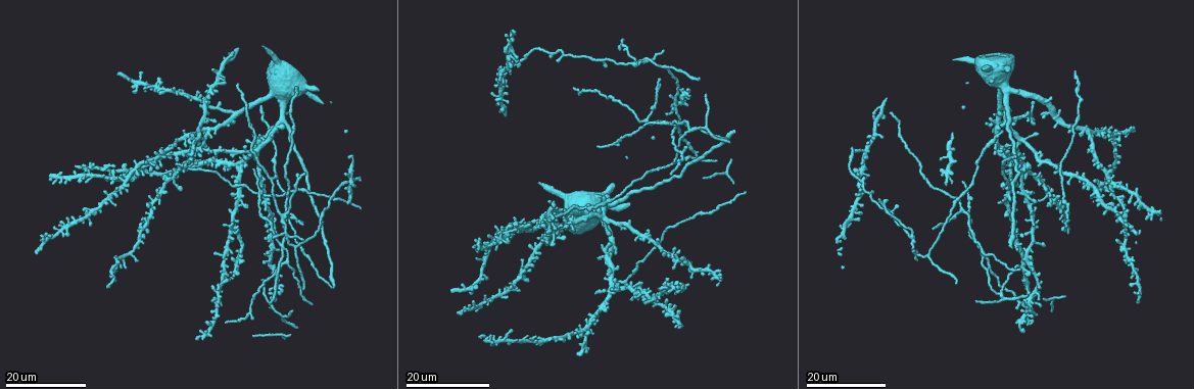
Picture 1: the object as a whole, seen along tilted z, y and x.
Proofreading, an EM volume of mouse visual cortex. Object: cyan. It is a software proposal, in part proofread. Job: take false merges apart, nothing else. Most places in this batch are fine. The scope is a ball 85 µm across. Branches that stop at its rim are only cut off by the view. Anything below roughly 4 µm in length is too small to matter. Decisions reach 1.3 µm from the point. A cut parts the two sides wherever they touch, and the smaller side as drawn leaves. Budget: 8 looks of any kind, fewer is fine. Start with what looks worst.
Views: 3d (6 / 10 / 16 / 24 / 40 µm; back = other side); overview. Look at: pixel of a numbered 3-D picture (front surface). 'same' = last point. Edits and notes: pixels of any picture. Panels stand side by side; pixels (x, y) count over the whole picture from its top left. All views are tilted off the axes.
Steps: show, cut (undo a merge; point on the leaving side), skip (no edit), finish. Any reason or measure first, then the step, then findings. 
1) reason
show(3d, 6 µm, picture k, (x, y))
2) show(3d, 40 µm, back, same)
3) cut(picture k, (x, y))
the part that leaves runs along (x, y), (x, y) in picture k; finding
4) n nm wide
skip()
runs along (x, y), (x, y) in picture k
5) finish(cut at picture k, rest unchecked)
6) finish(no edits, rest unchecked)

four arms meet
show(3d, 16 µm, picture 1, (665, 122))

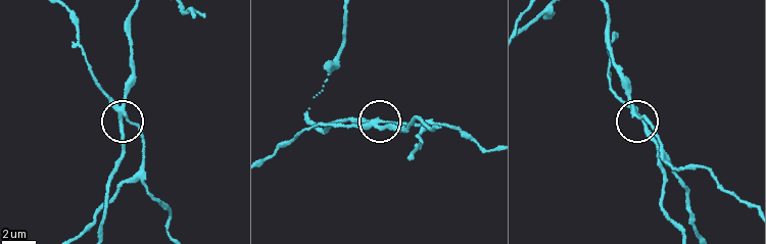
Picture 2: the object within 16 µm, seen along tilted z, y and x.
show(3d, 6 µm, picture 2, (376, 125))

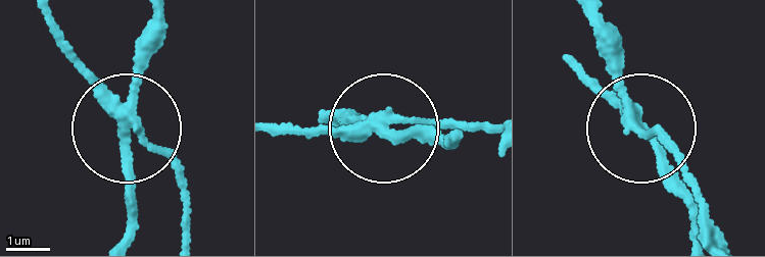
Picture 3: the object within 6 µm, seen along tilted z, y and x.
250 nm wide
cut(picture 3, (172, 162))
the part that leaves runs along (132, 115), (175, 161), (184, 237) in picture 3; a second neuron is stuck on

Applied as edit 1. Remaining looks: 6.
side arm on a straight run
show(3d, 16 µm, picture 1, (688, 132))

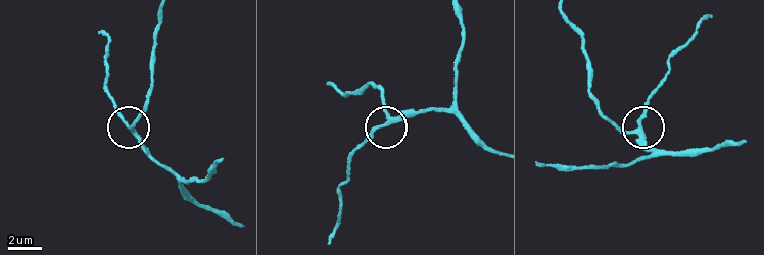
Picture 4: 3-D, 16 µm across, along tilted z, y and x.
closer look
show(3d, 10 µm, picture 4, (640, 130))

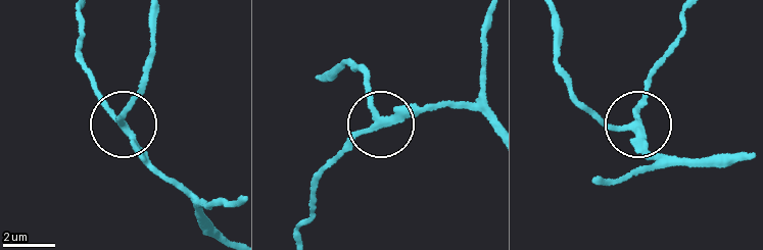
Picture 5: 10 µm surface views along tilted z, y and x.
closer look
show(3d, 6 µm, picture 5, (377, 125))

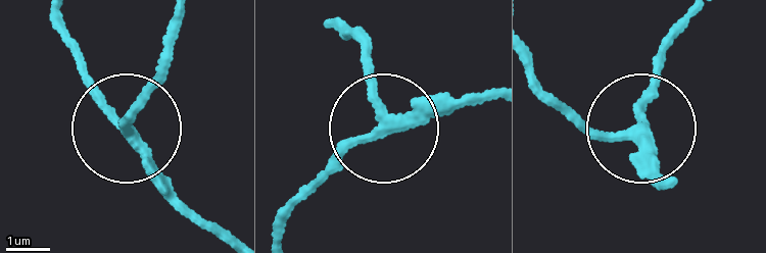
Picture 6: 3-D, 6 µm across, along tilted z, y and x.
skip()
runs along (338, 19), (366, 56), (379, 129), (284, 210) in picture 6; one neuron here

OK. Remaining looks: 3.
show(3d, 16 µm, picture 1, (284, 214))

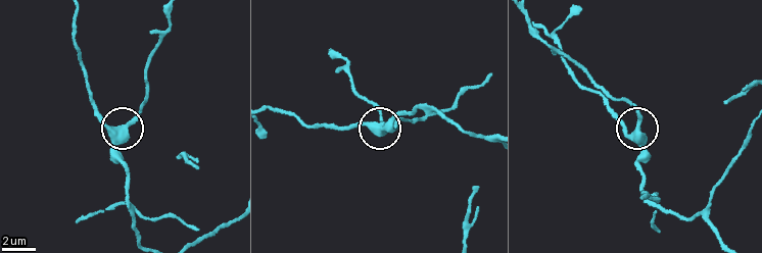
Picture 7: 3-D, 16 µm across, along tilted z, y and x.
show(3d, 6 µm, picture 7, (115, 129))

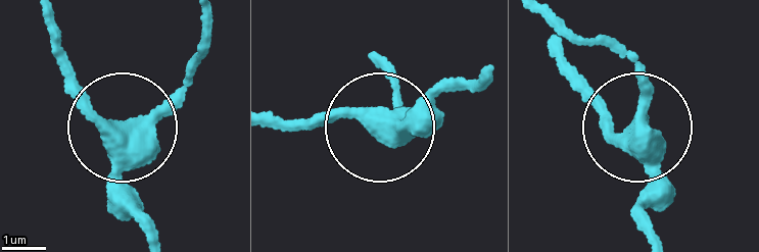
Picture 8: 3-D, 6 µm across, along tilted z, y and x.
show(3d, 6 µm, back, picture 8, (124, 131))

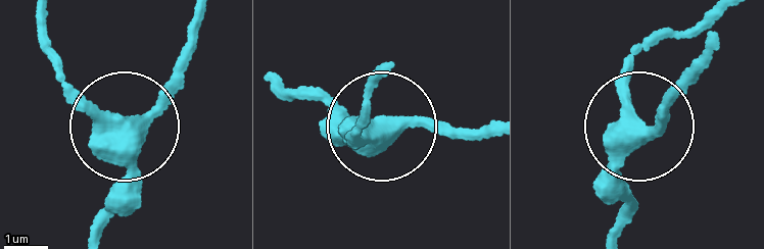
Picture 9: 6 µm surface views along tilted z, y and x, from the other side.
410 nm wide
skip()
runs along (616, 232), (626, 79), (641, 39) in picture 9; all the same neuron

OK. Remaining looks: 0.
finish(cut at picture 3, rest unchecked)

